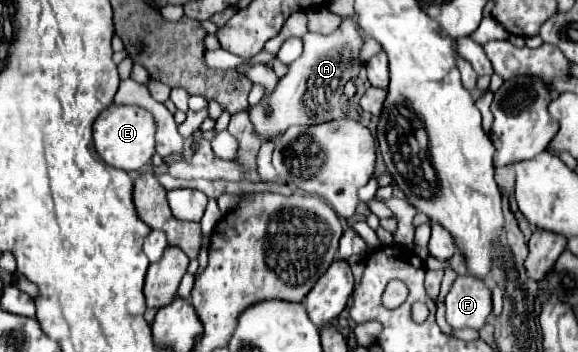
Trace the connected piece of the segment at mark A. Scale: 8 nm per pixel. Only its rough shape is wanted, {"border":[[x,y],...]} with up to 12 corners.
{"border":[[356,19],[306,33],[304,53],[248,109],[262,141],[344,117],[360,65]]}

